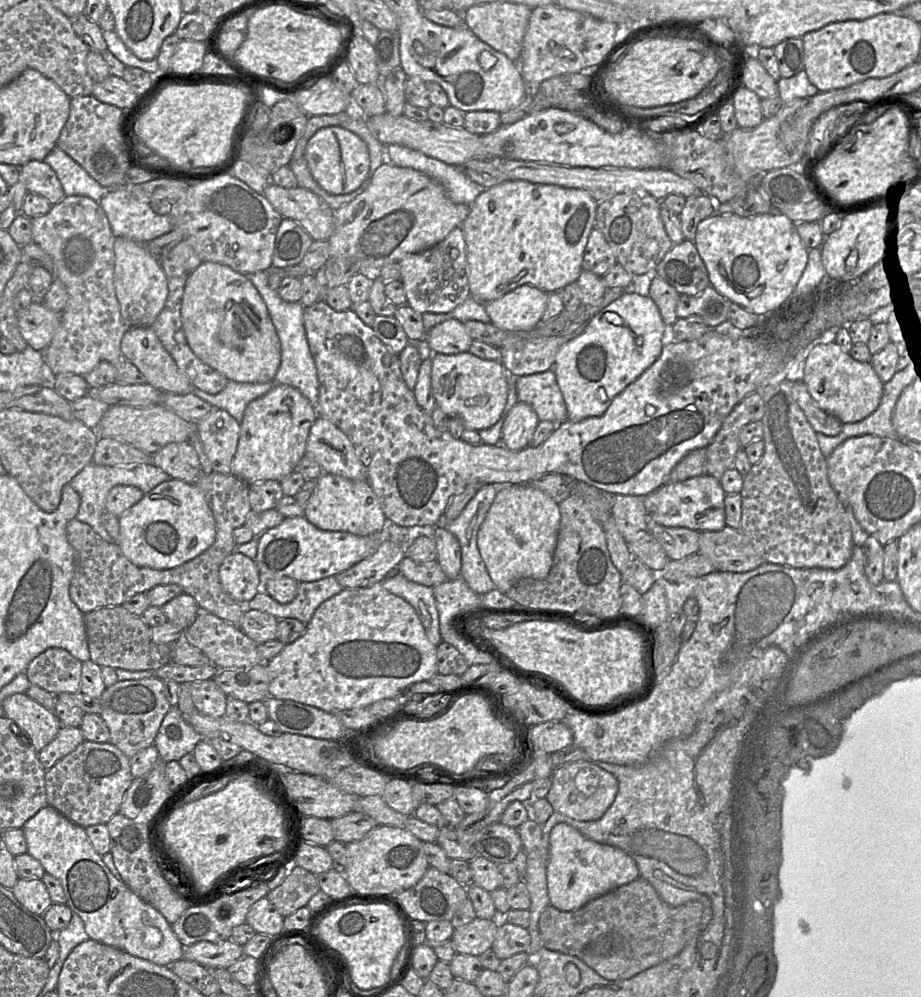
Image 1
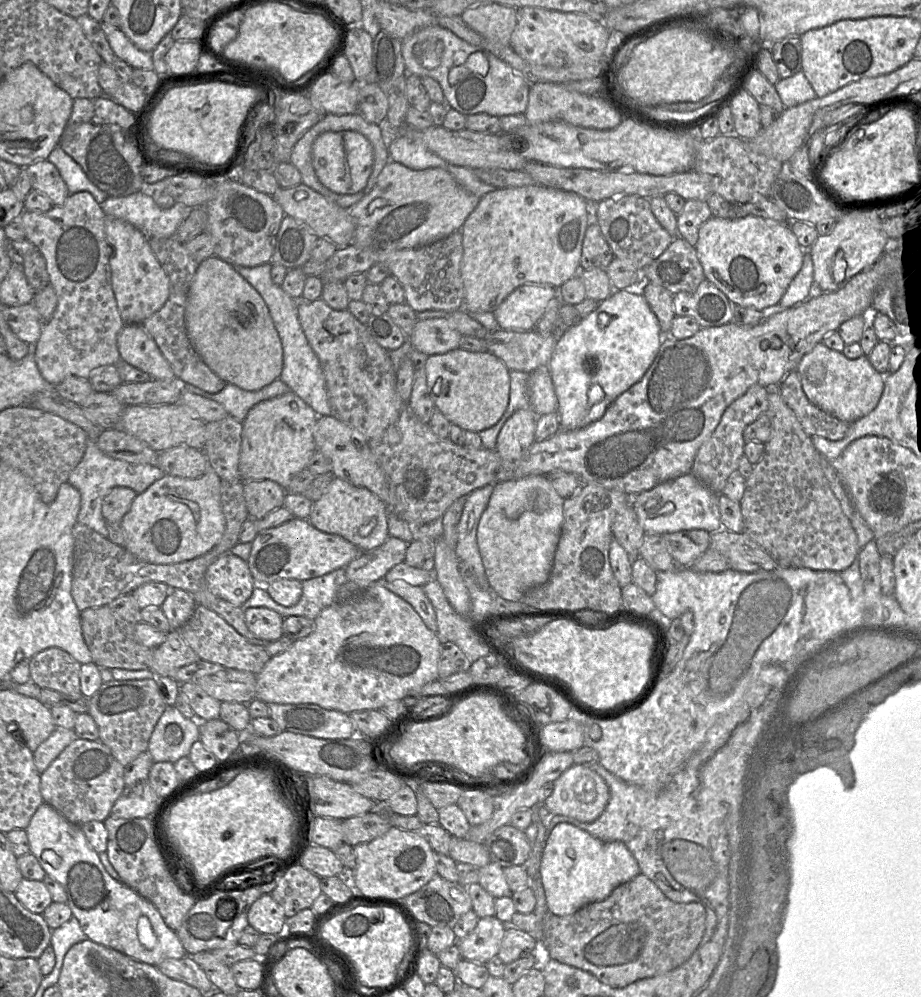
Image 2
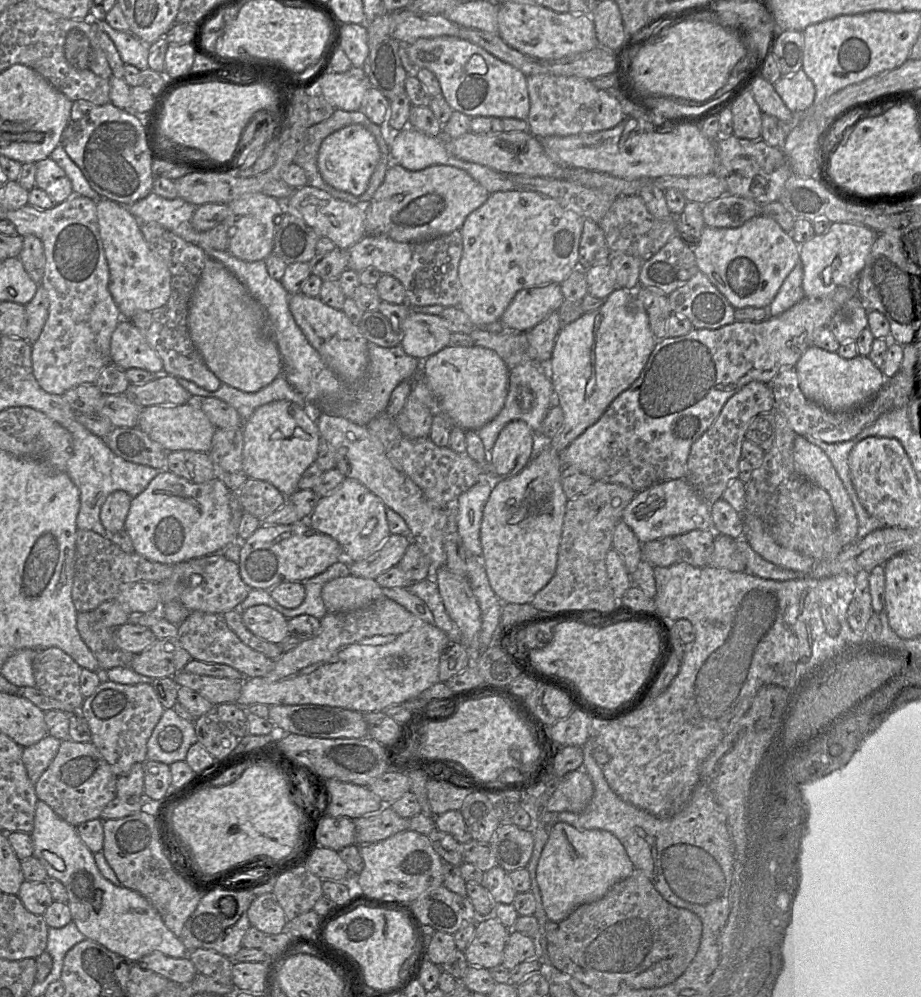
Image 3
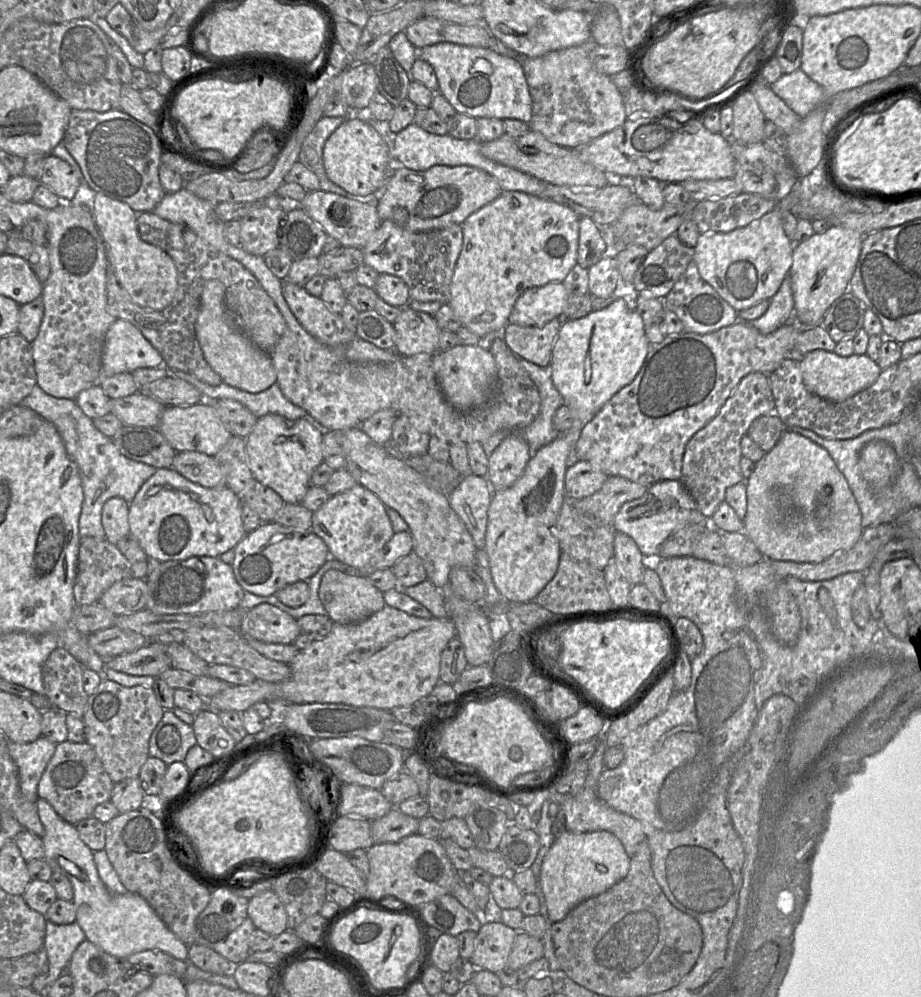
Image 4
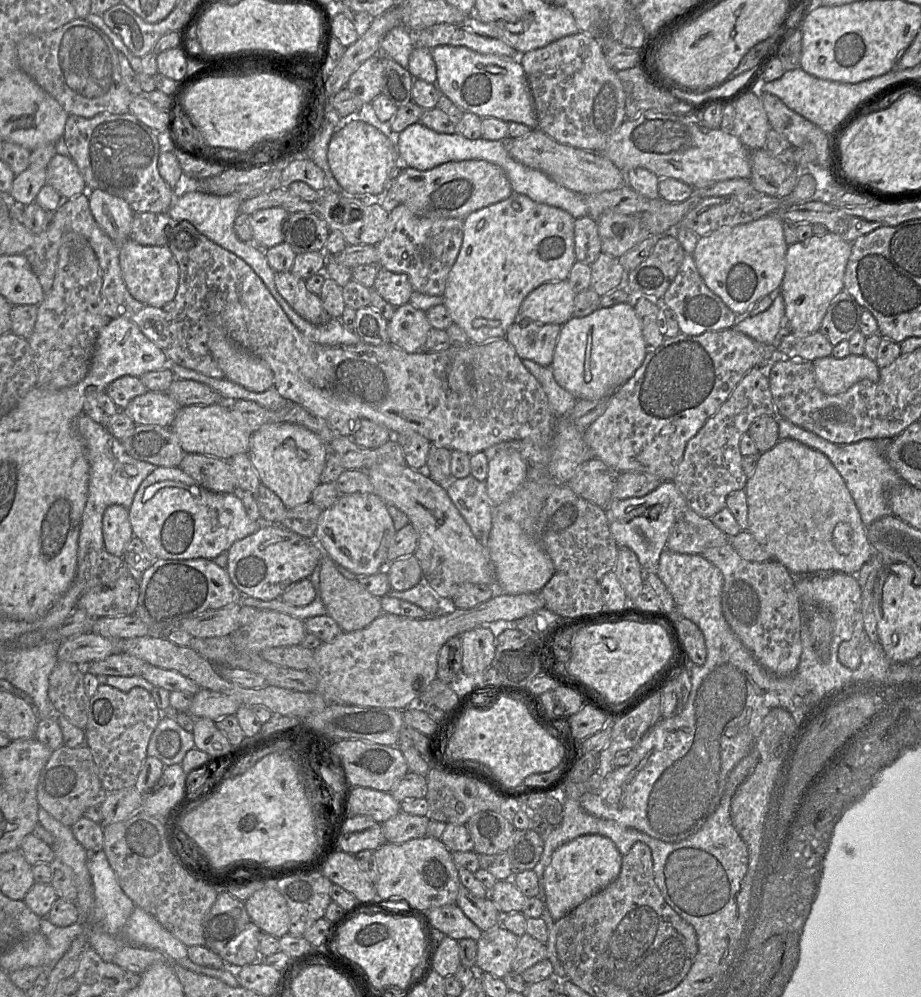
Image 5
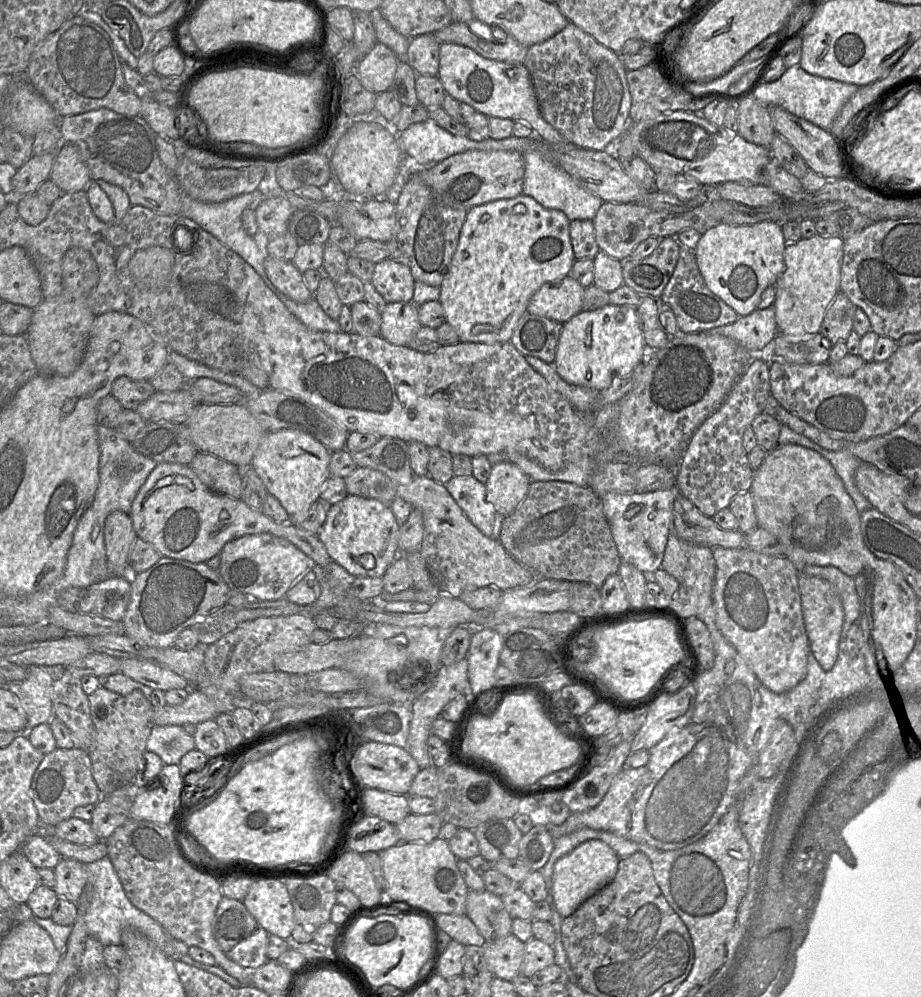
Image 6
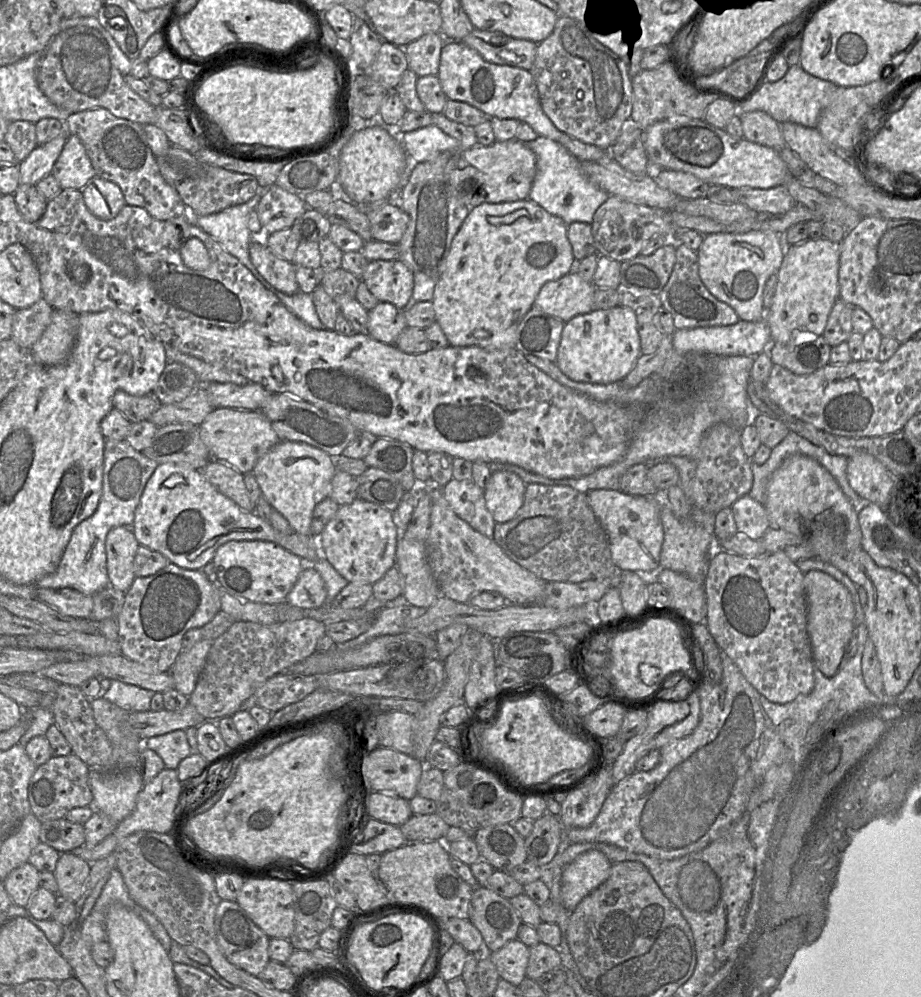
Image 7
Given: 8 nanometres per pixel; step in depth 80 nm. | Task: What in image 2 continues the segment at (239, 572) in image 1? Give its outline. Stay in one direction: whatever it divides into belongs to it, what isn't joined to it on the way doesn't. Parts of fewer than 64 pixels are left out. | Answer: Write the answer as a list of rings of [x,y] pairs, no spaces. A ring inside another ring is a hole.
[[[231,553],[221,556],[207,568],[206,581],[215,596],[238,607],[251,597],[256,587],[247,561]]]

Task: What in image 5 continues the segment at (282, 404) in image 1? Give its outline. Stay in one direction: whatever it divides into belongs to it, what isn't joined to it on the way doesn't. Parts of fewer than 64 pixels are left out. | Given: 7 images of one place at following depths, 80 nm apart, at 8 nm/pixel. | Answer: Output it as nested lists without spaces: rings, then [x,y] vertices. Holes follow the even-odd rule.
[[[268,423],[253,432],[248,457],[263,485],[272,490],[287,509],[311,501],[314,489],[321,483],[329,453],[315,433],[304,426],[291,423]]]

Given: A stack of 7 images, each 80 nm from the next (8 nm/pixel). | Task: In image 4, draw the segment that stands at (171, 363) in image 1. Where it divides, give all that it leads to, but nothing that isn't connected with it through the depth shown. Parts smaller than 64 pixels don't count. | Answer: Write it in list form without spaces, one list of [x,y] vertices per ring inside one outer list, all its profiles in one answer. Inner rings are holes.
[[[116,319],[110,325],[104,340],[101,377],[162,365],[161,354],[132,323]]]

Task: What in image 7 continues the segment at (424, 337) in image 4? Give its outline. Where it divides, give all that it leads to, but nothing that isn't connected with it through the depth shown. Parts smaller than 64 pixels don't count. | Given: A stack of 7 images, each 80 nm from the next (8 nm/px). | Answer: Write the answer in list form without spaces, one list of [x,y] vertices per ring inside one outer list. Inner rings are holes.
[[[379,302],[368,311],[367,334],[385,344],[395,344],[407,326],[405,310],[388,302]]]

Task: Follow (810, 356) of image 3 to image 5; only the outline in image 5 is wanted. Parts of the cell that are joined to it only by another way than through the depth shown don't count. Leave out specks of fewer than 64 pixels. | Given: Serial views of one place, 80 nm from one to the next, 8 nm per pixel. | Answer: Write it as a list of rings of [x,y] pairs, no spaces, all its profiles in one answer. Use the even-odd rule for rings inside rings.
[[[849,354],[844,358],[829,355],[812,361],[818,387],[828,395],[845,392],[860,380],[879,380],[879,367],[864,355]]]

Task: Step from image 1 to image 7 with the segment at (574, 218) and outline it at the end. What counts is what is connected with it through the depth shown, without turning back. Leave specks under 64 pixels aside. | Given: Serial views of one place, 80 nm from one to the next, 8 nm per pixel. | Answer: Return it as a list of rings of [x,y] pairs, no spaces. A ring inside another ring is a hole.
[[[528,198],[514,202],[481,203],[470,210],[451,242],[449,253],[444,261],[444,270],[435,285],[431,300],[435,311],[435,322],[440,325],[450,346],[478,346],[488,350],[516,347],[518,325],[533,306],[541,287],[548,281],[557,280],[566,275],[575,269],[577,262],[579,262],[572,254],[572,248],[567,238],[567,226],[561,218],[549,214]]]

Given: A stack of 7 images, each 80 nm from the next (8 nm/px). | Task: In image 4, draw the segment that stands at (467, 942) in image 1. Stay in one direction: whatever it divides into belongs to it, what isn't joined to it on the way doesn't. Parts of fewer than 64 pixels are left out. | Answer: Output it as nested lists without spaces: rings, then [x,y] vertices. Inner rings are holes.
[[[501,921],[483,923],[476,932],[471,963],[476,969],[485,969],[493,973],[507,967],[517,932]]]

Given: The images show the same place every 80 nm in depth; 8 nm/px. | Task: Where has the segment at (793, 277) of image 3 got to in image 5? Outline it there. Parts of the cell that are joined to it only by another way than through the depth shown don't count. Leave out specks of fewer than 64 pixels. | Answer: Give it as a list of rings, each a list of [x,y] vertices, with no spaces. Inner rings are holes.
[[[778,292],[769,308],[759,314],[739,316],[733,329],[777,348],[777,338],[781,333],[790,332],[785,326],[785,304],[782,295]]]

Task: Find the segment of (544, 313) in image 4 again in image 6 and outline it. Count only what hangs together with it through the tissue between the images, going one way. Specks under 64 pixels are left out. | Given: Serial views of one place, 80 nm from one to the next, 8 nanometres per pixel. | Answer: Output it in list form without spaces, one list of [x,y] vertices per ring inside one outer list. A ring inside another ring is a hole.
[[[567,275],[560,281],[544,283],[531,297],[527,313],[538,315],[564,324],[582,311],[584,289],[575,279]]]

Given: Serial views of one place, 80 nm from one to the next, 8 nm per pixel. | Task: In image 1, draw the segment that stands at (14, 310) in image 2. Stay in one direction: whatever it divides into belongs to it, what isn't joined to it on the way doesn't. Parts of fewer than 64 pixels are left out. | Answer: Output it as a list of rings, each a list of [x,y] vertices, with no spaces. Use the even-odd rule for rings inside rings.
[[[32,302],[17,314],[22,337],[34,350],[43,352],[50,344],[60,323],[60,313],[47,309],[43,303]]]

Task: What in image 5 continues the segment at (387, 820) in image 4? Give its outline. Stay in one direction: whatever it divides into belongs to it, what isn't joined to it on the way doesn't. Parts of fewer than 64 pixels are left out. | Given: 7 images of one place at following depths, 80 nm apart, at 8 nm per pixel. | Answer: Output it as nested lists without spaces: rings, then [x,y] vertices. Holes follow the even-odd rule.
[[[400,811],[381,824],[387,843],[403,843],[426,836],[430,818]]]

